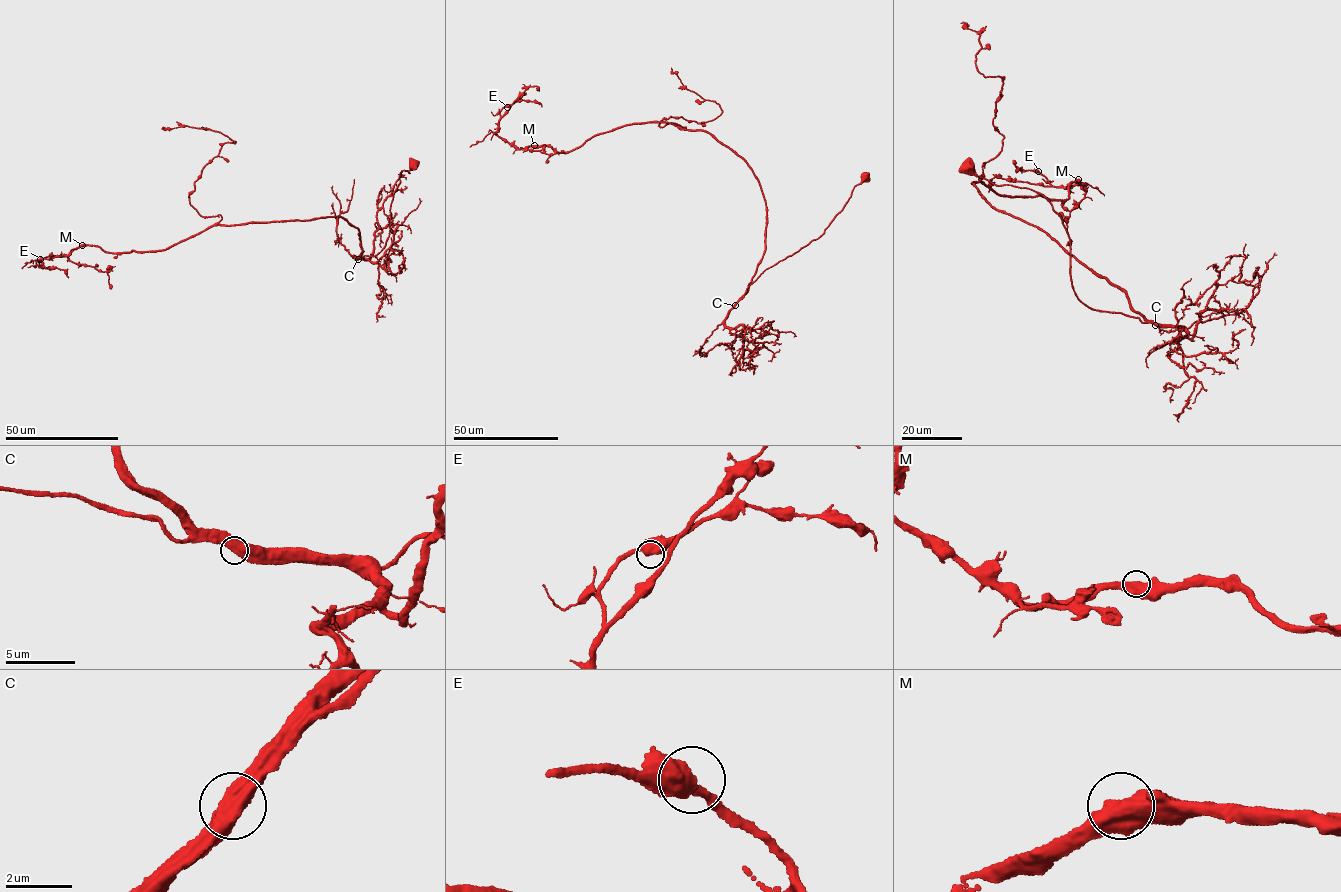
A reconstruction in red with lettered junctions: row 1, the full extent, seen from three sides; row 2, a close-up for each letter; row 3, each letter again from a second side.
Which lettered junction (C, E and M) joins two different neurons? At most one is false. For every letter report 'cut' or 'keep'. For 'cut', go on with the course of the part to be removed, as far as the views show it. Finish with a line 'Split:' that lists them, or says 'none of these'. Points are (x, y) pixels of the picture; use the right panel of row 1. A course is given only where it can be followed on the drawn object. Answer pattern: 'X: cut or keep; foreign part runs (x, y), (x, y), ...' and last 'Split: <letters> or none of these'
C: keep
E: keep
M: keep
Split: none of these

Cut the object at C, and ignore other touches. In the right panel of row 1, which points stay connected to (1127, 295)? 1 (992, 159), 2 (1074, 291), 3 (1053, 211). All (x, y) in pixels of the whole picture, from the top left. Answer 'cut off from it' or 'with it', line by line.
1: with it
2: cut off from it
3: cut off from it

